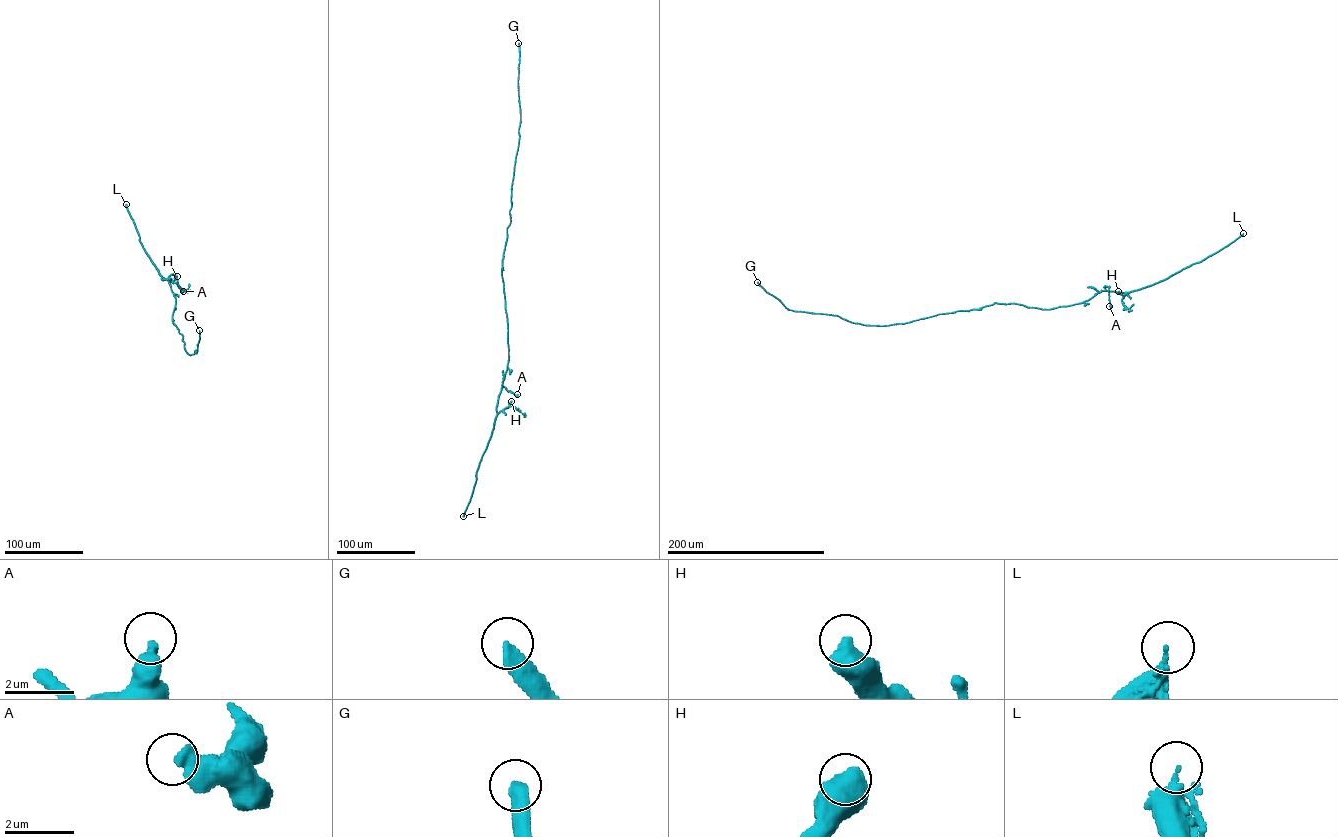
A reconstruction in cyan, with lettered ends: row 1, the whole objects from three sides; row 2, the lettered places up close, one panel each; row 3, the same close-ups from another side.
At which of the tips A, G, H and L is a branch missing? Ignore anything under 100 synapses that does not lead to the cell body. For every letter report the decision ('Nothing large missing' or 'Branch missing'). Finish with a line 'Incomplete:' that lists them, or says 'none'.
A: Nothing large missing
G: Branch missing
H: Nothing large missing
L: Nothing large missing
Incomplete: G

